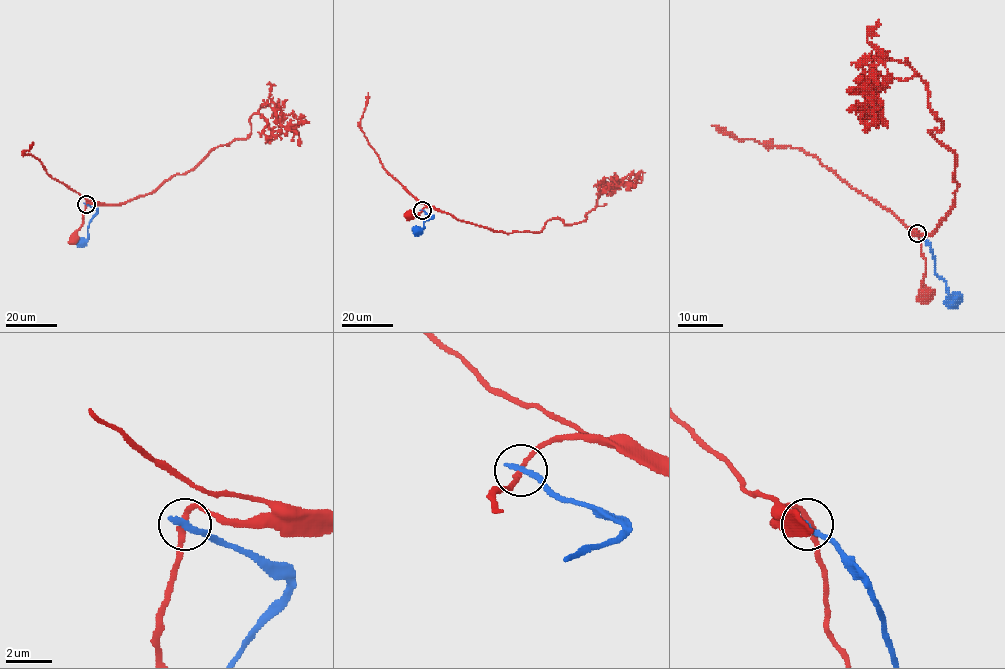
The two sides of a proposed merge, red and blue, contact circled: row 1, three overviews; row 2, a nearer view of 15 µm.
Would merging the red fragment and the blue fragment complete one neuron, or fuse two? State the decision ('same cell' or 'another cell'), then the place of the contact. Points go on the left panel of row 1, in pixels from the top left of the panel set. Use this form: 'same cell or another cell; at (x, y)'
another cell; at (86, 204)

